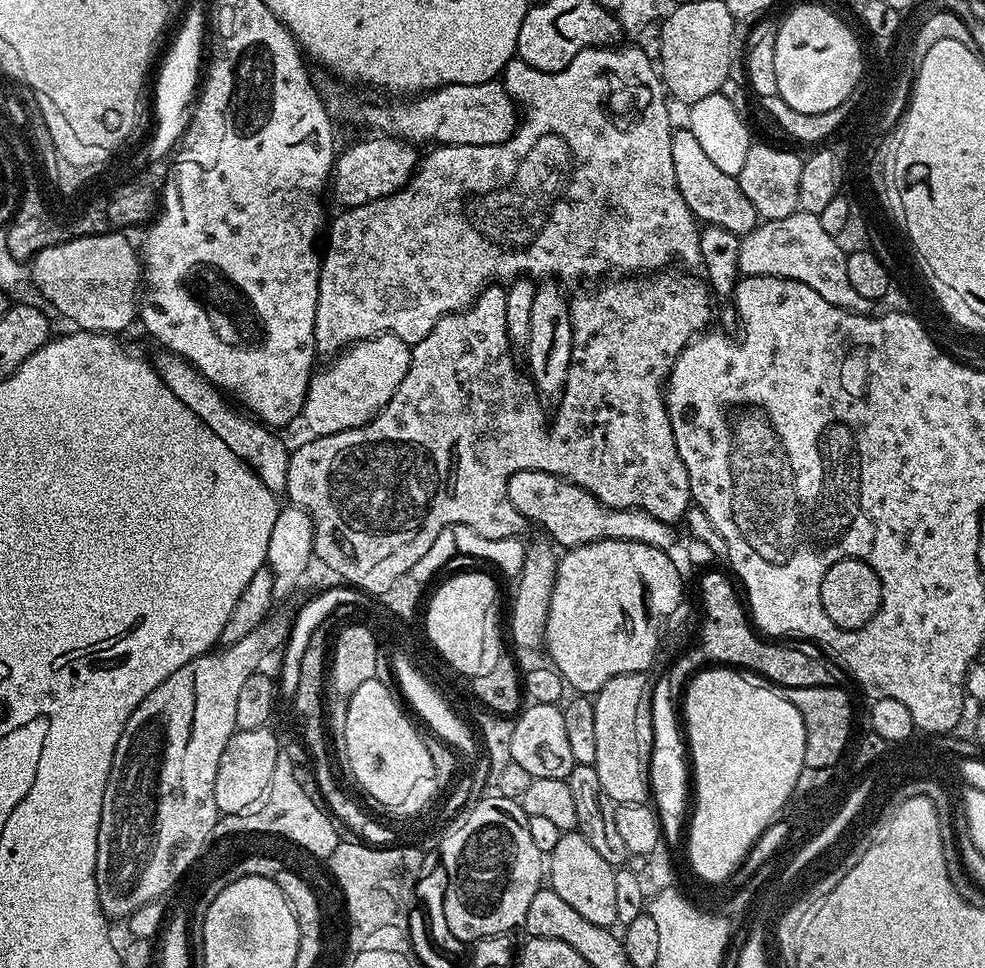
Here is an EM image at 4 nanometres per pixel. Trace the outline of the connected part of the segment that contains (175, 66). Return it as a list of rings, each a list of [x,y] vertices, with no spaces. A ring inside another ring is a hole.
[[[196,2],[192,3],[160,66],[154,88],[154,106],[152,102],[154,125],[147,143],[147,146],[158,156],[163,154],[168,158],[171,155],[171,152],[183,139],[184,131],[188,128],[188,123],[191,120],[189,108],[197,95],[202,76],[204,60],[204,57],[202,58],[202,46],[204,44],[204,32],[206,36],[207,24],[208,17],[206,18],[203,6]]]

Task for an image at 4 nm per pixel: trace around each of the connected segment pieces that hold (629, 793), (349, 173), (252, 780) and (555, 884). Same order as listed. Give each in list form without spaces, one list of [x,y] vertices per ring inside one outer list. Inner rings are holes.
[[[642,672],[615,676],[595,693],[592,700],[598,753],[595,766],[602,781],[602,790],[606,790],[617,805],[647,804],[650,800],[648,771],[651,768],[654,713],[653,681],[648,678]]]
[[[376,134],[373,140],[360,140],[335,157],[330,177],[330,196],[340,203],[341,209],[357,208],[369,204],[371,200],[386,198],[402,190],[412,181],[422,156],[417,145],[397,140],[395,136]],[[344,152],[344,153],[343,153]]]
[[[267,727],[242,729],[232,733],[226,750],[218,762],[218,778],[214,778],[214,802],[217,813],[239,817],[242,810],[251,807],[265,797],[274,778],[274,766],[282,751],[276,736]]]
[[[578,830],[561,834],[558,846],[554,846],[554,850],[546,856],[547,883],[556,891],[558,898],[563,898],[572,909],[578,910],[582,918],[594,922],[594,926],[612,928],[618,921],[615,877],[614,865],[600,857]]]

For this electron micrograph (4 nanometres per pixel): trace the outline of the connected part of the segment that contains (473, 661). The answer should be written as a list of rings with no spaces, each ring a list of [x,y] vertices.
[[[460,572],[440,584],[431,593],[434,598],[426,628],[431,630],[434,646],[438,646],[457,670],[481,670],[484,660],[484,635],[488,632],[488,611],[496,600],[496,584],[484,572]]]

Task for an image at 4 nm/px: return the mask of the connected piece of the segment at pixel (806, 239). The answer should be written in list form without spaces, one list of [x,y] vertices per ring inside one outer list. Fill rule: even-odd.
[[[797,210],[786,218],[765,220],[740,242],[740,270],[744,276],[781,276],[818,290],[826,302],[847,312],[871,313],[873,301],[862,298],[846,274],[847,255],[838,248],[836,237],[826,234],[819,216]]]

